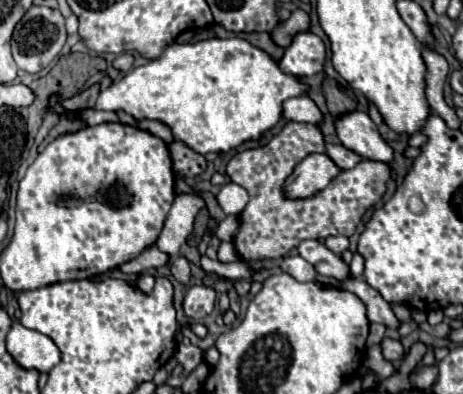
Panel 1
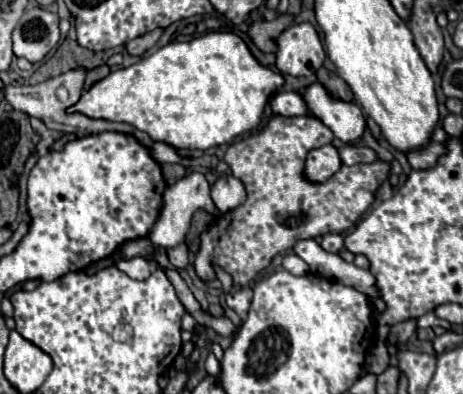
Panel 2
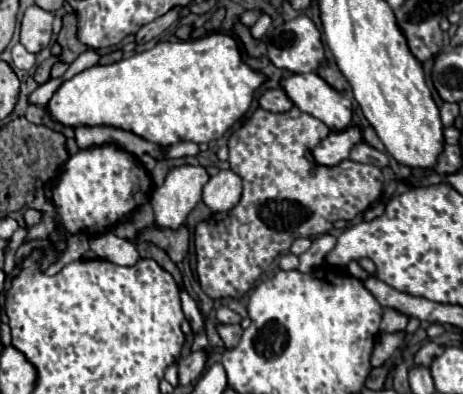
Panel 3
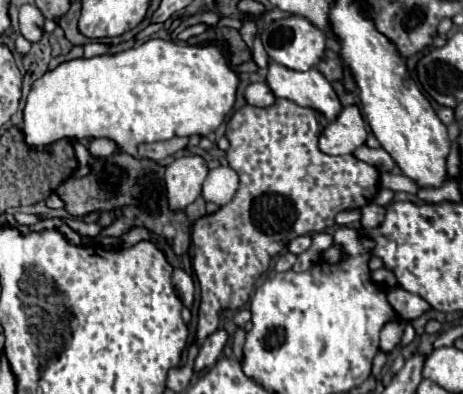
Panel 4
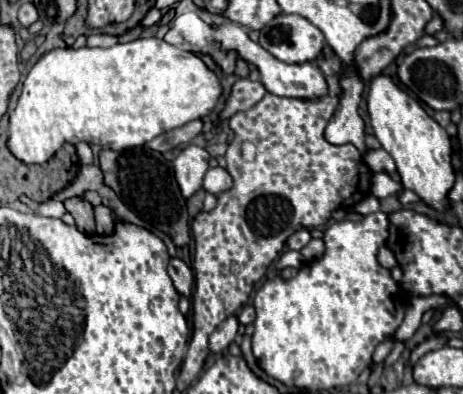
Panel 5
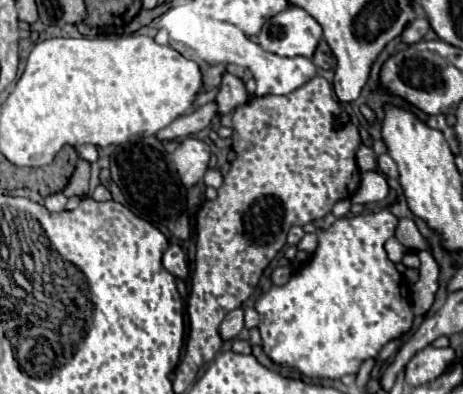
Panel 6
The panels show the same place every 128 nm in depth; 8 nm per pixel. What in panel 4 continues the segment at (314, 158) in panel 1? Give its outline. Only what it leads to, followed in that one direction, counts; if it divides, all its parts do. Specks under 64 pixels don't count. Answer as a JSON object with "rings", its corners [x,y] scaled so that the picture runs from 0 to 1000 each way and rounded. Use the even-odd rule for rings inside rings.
{"rings":[[[769,264],[743,269],[691,345],[691,381],[717,396],[756,391],[790,360],[790,310]]]}

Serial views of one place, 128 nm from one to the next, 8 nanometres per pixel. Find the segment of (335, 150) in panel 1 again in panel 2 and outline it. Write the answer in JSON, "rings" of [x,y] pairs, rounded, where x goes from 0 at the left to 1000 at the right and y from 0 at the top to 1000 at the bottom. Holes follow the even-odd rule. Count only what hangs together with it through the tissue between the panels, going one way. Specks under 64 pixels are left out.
{"rings":[[[734,371],[730,376],[734,386],[734,401],[739,401],[739,416],[747,421],[760,421],[760,416],[799,416],[799,411],[812,411],[816,396],[803,376],[795,371]]]}

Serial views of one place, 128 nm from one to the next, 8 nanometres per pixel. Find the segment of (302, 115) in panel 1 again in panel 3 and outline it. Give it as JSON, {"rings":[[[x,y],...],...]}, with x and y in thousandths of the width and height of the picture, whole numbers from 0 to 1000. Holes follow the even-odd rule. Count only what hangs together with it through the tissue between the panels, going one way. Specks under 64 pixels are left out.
{"rings":[[[575,228],[575,234],[557,249],[557,264],[562,264],[570,279],[583,279],[583,284],[618,284],[622,274],[631,274],[626,249],[622,249],[609,228]]]}

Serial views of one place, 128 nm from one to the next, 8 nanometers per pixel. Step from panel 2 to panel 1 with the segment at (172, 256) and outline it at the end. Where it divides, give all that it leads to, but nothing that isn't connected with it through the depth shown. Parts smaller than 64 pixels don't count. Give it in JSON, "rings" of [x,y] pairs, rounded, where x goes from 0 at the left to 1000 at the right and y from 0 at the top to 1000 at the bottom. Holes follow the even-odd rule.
{"rings":[[[384,650],[384,655],[371,665],[367,685],[371,685],[371,701],[376,701],[384,716],[402,721],[402,716],[410,711],[410,665],[406,665],[397,650]]]}

